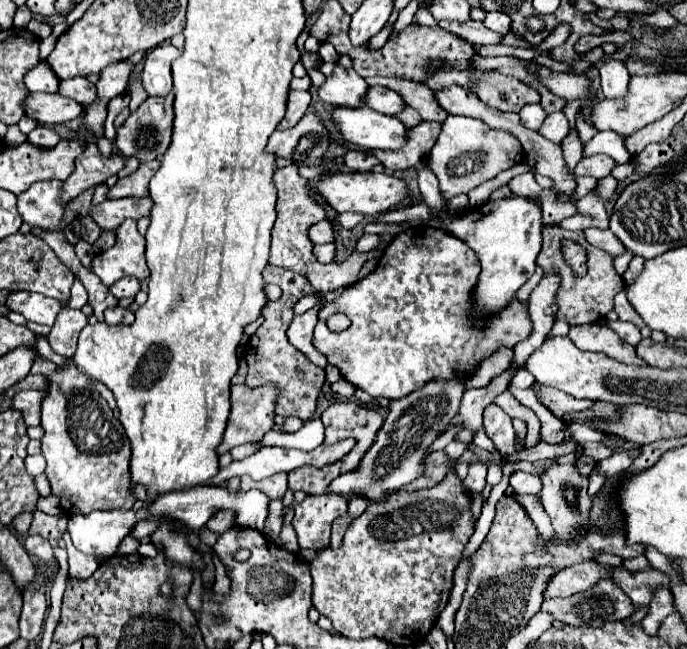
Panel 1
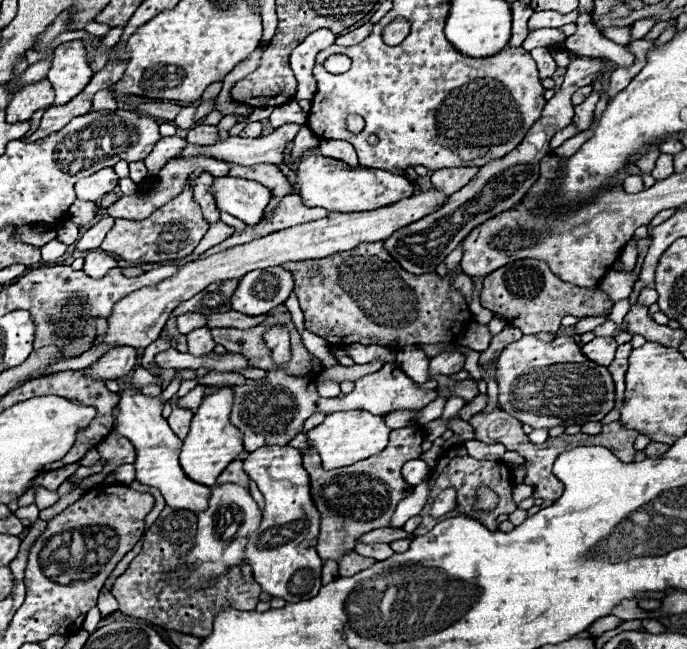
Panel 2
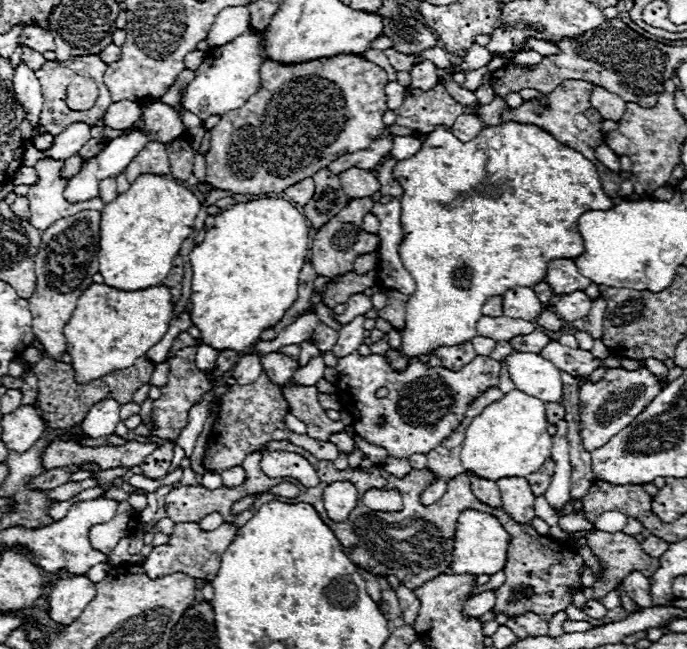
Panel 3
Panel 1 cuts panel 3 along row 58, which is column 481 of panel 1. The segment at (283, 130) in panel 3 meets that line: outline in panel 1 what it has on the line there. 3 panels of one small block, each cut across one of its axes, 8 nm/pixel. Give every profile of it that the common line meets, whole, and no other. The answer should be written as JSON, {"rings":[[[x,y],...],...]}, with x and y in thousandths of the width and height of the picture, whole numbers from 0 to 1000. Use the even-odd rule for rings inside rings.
{"rings":[[[620,345],[591,351],[588,357],[576,361],[571,376],[559,385],[544,419],[507,441],[486,465],[466,475],[466,493],[457,505],[454,530],[466,545],[472,545],[477,561],[486,561],[495,570],[504,589],[536,604],[541,613],[582,616],[629,586],[684,582],[699,567],[699,558],[716,549],[725,536],[748,536],[774,512],[769,468],[757,462],[745,462],[739,475],[710,487],[710,493],[693,493],[687,487],[696,422],[699,404],[690,385],[672,370]],[[486,481],[498,481],[512,493],[512,502],[504,512],[489,515],[477,508],[475,490]]]}

